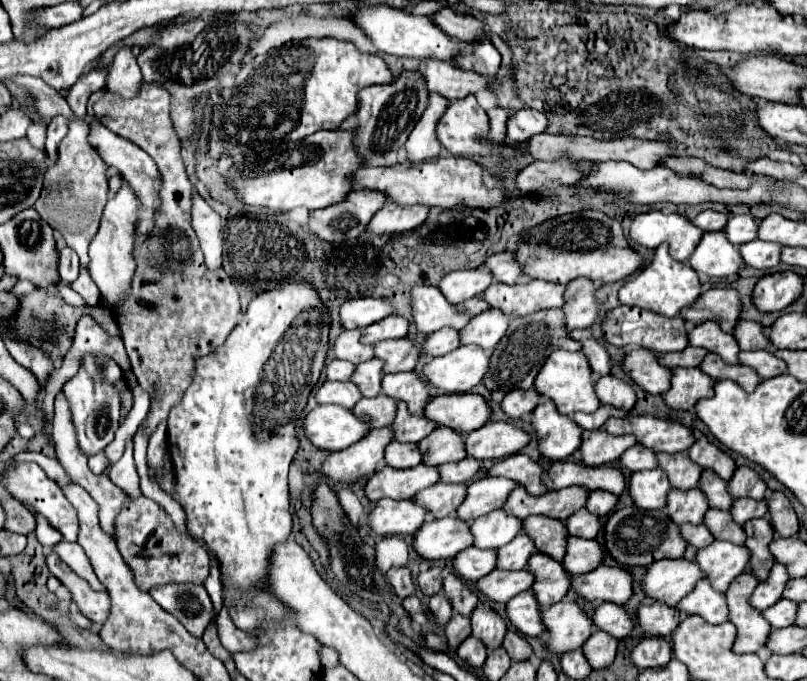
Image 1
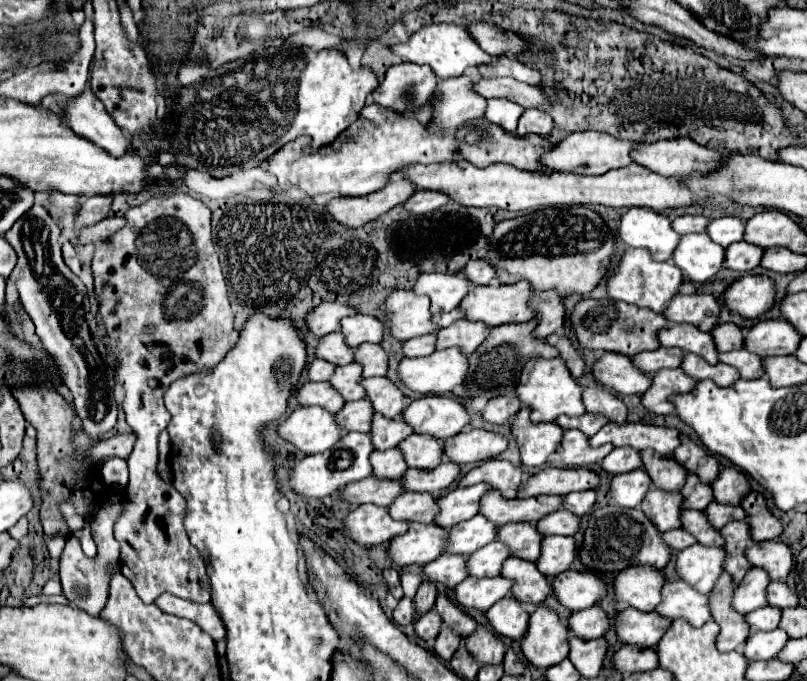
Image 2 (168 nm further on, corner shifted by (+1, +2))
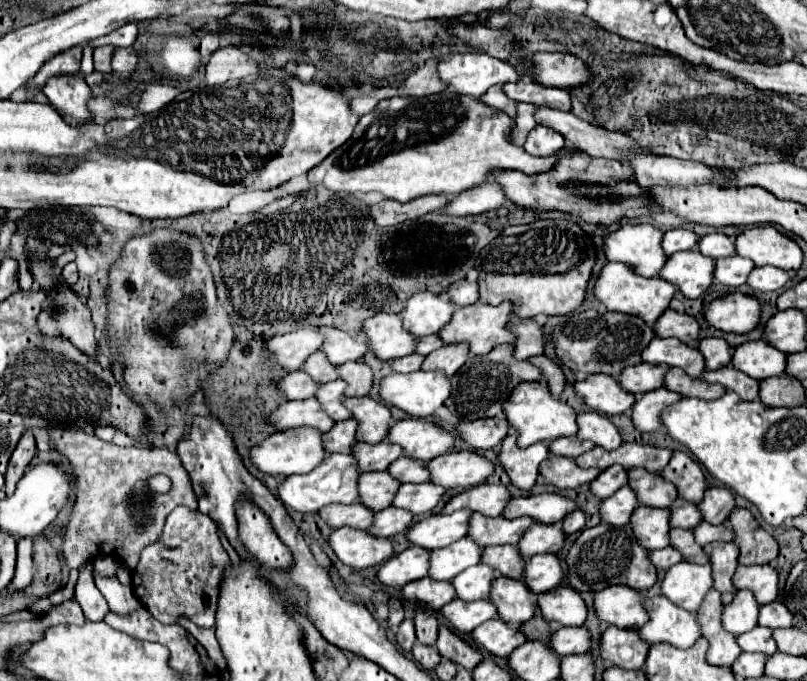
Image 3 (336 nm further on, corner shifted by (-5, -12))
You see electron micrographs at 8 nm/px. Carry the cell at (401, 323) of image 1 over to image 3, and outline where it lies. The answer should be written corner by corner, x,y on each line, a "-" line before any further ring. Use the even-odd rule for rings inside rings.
320,326
318,332
324,334
324,338
326,338
320,350
326,354
326,358
334,366
340,366
340,364
344,364
348,360
360,360
370,350
366,346
366,342
356,340
356,338
350,338
346,332
342,332
338,328

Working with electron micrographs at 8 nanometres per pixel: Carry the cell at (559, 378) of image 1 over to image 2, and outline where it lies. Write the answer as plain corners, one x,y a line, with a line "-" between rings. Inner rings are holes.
536,358
530,360
524,366
524,372
520,374
520,382
516,386
518,398
522,404
532,408
532,422
554,422
560,414
566,416
582,416
584,402
582,402
582,386
576,382
576,378
570,374
564,358

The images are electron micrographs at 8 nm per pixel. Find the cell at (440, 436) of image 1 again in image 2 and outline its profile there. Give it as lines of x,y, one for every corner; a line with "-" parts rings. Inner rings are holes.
412,434
408,440
402,440
398,448
404,452
410,468
430,470
444,462
444,440
430,434

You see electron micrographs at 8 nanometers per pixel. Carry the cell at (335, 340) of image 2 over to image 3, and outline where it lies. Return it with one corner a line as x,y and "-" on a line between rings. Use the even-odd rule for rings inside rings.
314,352
308,356
308,360
304,362
302,370
306,370
306,374
310,374
312,380
324,384
324,382
330,382
330,380
336,380
338,374
336,374
336,368
326,362
326,356
322,352

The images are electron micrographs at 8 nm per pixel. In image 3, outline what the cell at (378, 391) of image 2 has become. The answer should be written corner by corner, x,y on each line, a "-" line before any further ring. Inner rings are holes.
370,396
362,398
344,398
344,406
352,412
352,418
358,422
358,442
378,444
386,438
392,416
390,408
382,402
372,400

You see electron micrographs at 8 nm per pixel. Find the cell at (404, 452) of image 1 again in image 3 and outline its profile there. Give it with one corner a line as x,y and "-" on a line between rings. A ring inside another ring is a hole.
366,472
358,478
358,498
372,512
380,512
390,506
398,486
398,480
388,472

